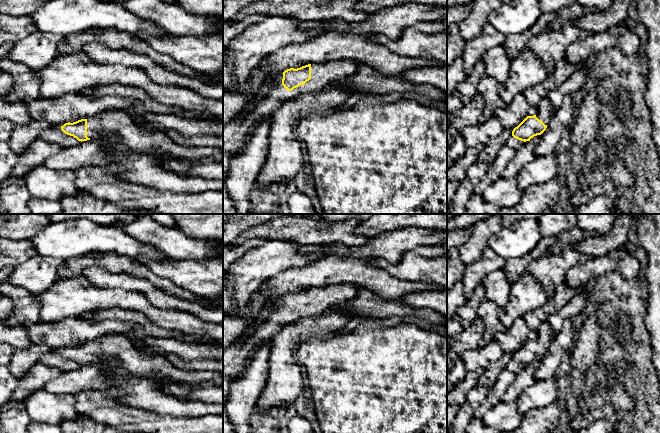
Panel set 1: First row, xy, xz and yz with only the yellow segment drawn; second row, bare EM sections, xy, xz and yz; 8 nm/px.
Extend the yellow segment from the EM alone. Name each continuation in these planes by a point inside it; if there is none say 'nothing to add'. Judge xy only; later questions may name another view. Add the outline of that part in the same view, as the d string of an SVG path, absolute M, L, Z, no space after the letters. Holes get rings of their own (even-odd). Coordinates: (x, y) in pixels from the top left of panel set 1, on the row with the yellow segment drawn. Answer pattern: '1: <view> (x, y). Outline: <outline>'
1: xy (56, 135). Outline: M56 126L54 129L44 131L40 134L40 139L50 141L60 145L62 148L72 147L80 144L73 136L65 134L61 127Z
2: xy (134, 138). Outline: M105 111L87 118L88 138L100 139L111 136L120 140L121 150L133 154L171 155L187 162L223 159L221 150L177 144L167 133L147 130L124 111Z

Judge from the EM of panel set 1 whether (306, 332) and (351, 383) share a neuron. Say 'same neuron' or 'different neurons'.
different neurons

